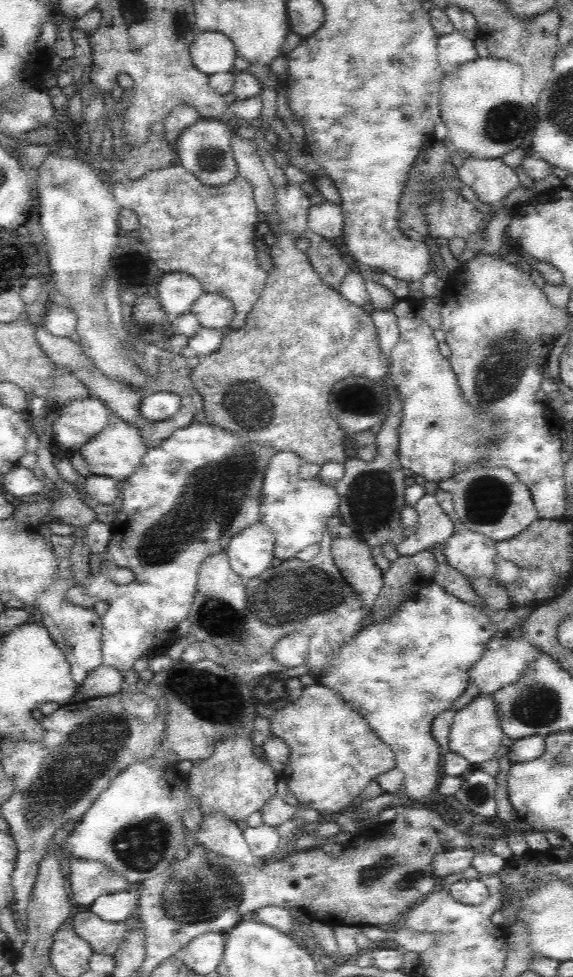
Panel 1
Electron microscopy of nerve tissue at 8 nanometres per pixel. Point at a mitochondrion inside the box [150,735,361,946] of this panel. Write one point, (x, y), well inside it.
(184, 914)

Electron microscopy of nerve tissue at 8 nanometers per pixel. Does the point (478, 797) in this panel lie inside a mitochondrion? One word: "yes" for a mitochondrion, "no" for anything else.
yes

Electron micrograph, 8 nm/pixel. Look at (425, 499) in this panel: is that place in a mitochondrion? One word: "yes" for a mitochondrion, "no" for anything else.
no

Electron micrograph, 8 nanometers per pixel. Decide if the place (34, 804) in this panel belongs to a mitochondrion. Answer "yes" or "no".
yes

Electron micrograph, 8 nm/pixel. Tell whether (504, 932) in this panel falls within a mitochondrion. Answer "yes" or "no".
no

